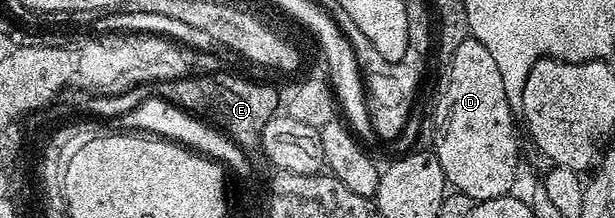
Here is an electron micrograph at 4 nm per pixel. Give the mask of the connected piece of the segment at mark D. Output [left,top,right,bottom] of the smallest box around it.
[433,38,519,201]

